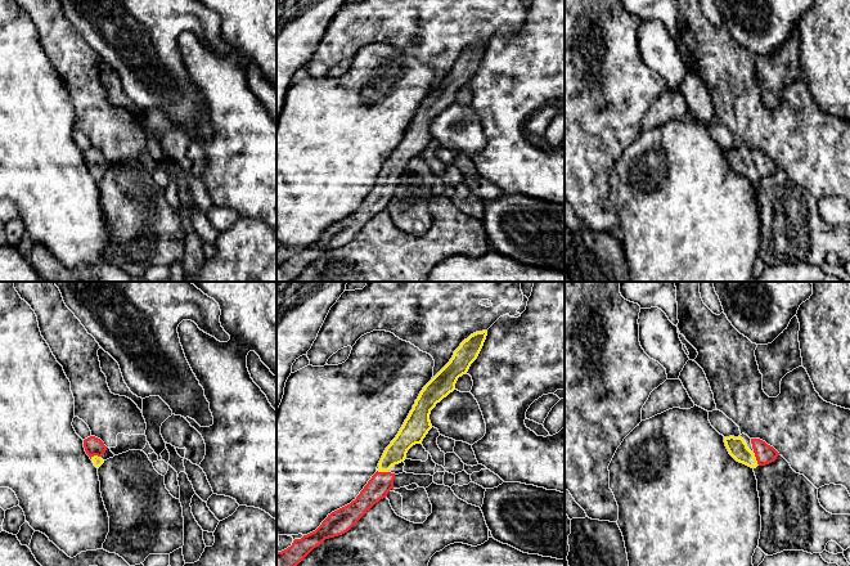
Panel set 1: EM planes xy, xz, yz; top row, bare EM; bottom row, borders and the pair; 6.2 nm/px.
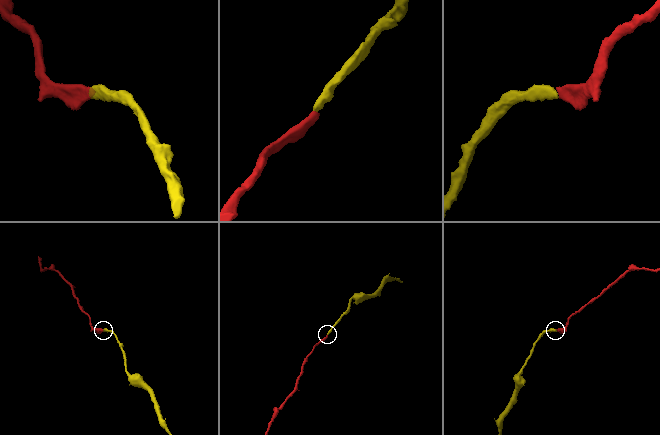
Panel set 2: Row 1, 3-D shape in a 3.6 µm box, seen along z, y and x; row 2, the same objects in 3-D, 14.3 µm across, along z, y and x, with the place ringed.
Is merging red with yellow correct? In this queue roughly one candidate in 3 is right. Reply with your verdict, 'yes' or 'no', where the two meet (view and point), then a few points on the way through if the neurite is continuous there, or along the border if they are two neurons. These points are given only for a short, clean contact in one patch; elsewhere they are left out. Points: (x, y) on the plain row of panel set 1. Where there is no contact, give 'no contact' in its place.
yes; contact yz (756, 170); way yz (764, 165), (756, 170), (746, 169), (737, 160)

